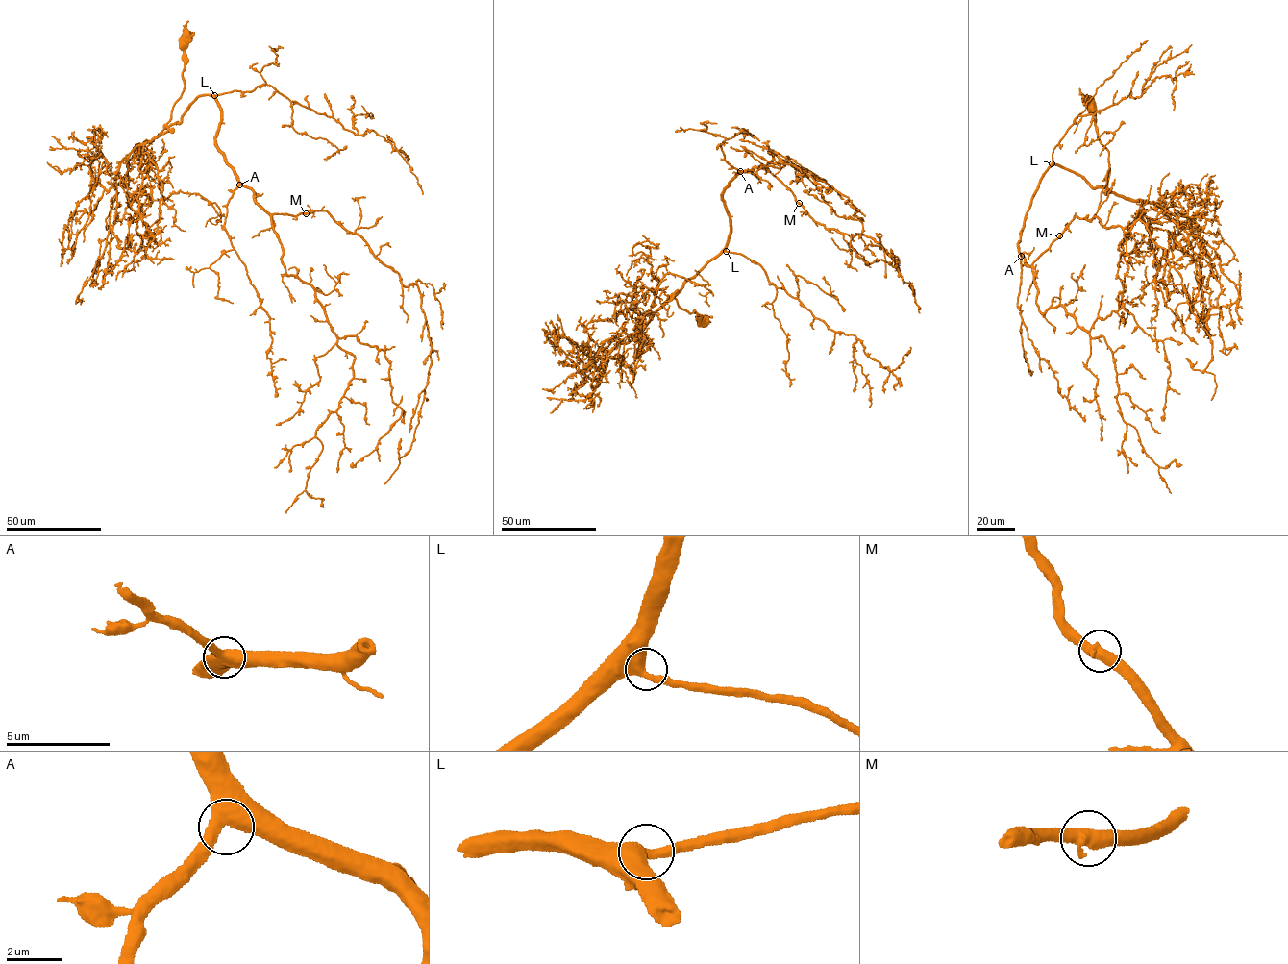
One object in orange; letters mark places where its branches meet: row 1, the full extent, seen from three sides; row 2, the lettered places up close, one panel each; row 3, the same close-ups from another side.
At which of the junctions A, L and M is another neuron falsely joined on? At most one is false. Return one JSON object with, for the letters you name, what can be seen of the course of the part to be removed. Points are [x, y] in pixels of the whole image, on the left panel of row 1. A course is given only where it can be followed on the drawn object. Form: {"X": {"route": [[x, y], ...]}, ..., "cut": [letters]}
{"cut": []}

